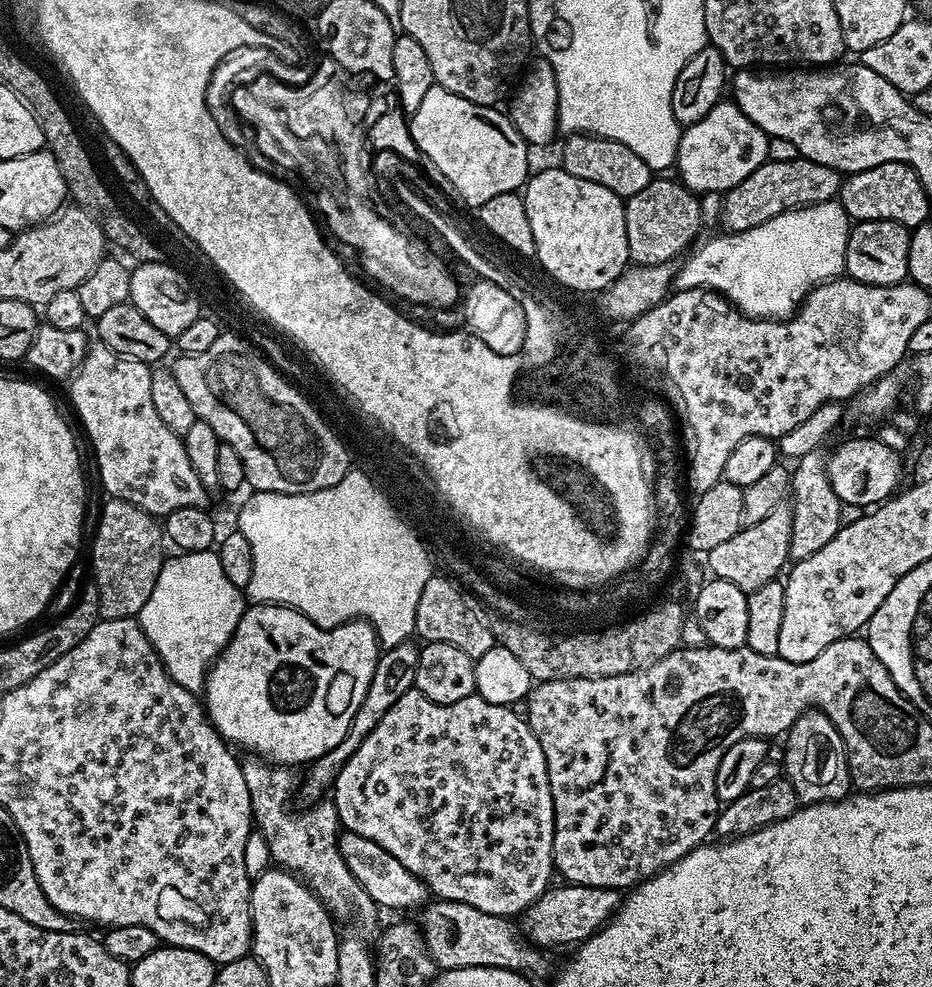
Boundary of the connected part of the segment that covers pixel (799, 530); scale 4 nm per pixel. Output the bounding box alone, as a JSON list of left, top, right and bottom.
[790,451,842,561]

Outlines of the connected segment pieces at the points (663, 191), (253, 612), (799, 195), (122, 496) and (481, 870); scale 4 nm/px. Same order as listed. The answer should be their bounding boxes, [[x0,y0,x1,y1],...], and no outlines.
[[624,178,700,268],[202,604,381,766],[720,158,841,232],[71,343,209,518],[334,690,554,917]]

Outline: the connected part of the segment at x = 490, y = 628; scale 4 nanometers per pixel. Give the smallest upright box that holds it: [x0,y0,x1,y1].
[414,574,497,662]

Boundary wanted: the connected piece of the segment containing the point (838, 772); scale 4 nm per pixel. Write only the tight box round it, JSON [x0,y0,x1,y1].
[782,710,853,805]

